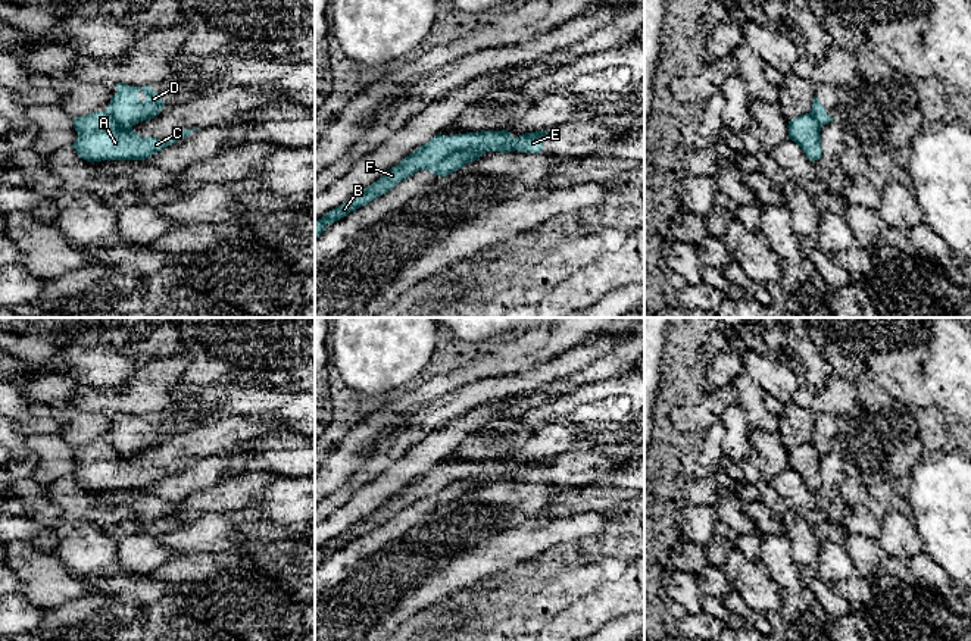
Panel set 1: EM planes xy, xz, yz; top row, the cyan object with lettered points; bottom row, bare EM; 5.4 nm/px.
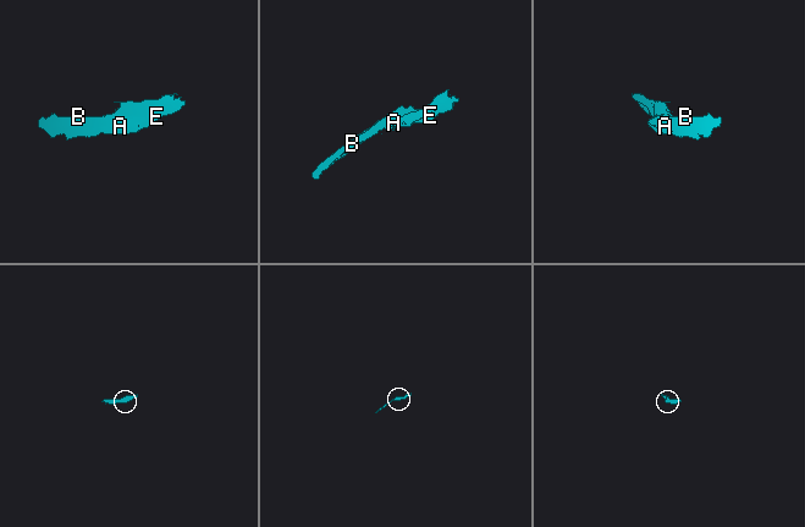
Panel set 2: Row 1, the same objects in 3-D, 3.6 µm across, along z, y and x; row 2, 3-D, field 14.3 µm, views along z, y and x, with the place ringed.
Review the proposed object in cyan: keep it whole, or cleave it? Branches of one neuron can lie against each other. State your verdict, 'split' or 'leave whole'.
split

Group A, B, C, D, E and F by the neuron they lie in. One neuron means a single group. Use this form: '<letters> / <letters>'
A B C F / D E

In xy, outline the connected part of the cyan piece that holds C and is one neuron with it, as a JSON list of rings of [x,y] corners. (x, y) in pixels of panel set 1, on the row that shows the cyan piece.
[[[106,112],[75,118],[74,128],[78,132],[78,138],[72,147],[87,162],[146,160],[191,134],[191,129],[182,129],[169,140],[141,137],[132,131],[132,126],[122,126]]]

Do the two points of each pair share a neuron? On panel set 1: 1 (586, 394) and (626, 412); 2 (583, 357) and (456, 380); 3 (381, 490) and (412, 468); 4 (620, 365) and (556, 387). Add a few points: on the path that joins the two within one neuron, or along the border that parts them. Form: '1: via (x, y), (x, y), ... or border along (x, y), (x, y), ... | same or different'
1: via (596, 403), (615, 403) | same
2: border along (564, 353), (540, 360), (527, 369), (498, 375) | different
3: via (389, 484), (405, 471) | same
4: via (603, 368), (573, 381) | same

